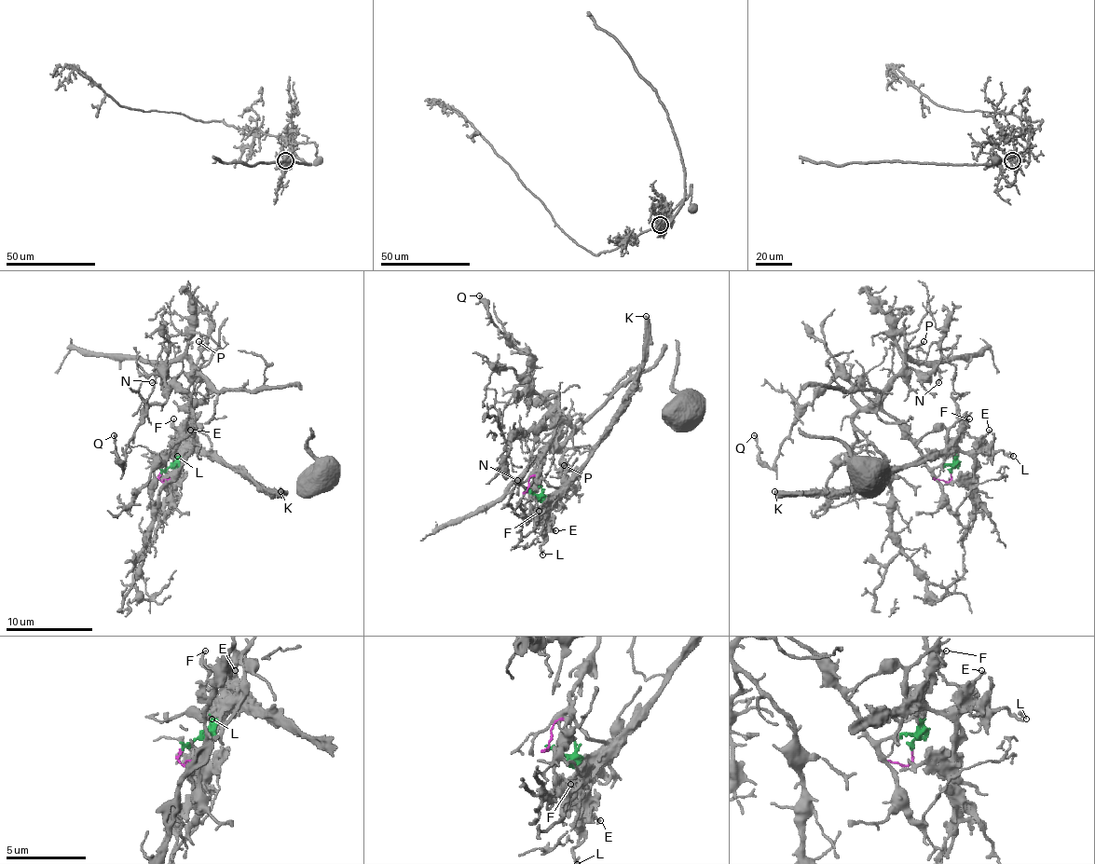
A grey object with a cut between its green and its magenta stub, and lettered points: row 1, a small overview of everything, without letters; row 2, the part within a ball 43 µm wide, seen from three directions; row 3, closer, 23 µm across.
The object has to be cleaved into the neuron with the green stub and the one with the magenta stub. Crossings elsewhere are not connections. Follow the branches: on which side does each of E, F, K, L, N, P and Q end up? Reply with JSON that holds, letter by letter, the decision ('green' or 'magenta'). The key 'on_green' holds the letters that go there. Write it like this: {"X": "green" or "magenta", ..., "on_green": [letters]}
{"E": "green", "F": "green", "K": "green", "L": "green", "N": "magenta", "P": "magenta", "Q": "magenta", "on_green": ["E", "F", "K", "L"]}

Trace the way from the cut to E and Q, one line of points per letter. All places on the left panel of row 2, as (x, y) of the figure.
E: (160, 473), (184, 452), (184, 437), (190, 431)
Q: (160, 473), (162, 480), (173, 472), (188, 395), (162, 376), (167, 400), (147, 408), (123, 467), (115, 434)

